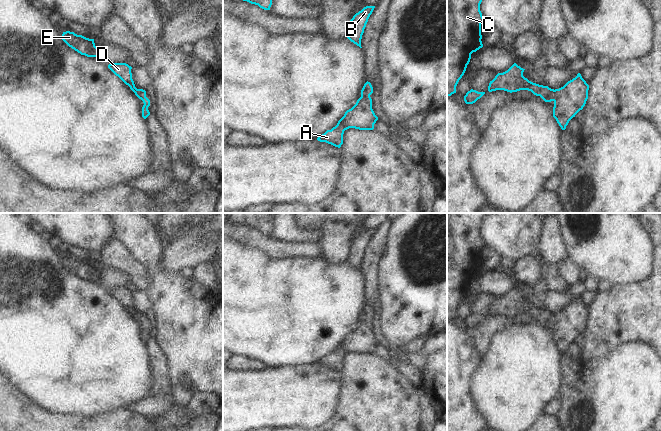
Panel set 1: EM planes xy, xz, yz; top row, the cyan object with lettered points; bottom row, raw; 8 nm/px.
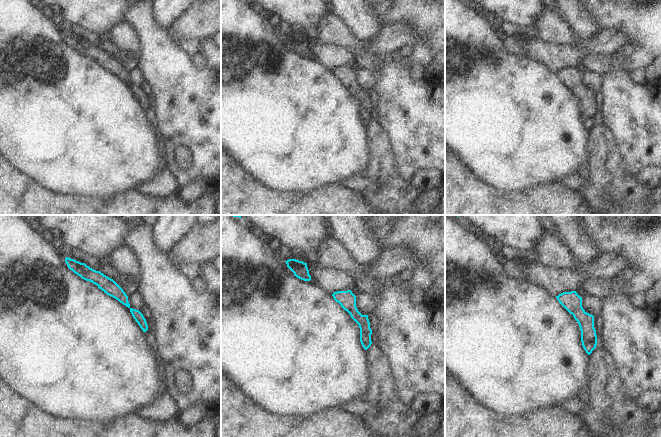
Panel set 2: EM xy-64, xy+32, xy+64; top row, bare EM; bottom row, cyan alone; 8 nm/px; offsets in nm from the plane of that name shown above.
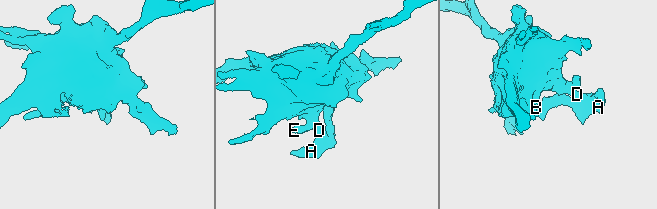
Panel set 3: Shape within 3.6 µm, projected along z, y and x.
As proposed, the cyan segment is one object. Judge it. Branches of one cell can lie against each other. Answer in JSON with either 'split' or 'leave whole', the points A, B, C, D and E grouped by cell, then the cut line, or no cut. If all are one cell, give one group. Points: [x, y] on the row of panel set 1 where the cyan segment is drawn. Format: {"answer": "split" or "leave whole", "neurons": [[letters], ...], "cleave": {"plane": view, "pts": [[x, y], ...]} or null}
{"answer": "leave whole", "neurons": [["A", "B", "C", "D", "E"]], "cleave": null}

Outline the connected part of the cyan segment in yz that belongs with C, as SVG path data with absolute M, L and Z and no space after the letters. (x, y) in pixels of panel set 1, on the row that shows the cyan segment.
M447 0L447 96L456 93L471 54L483 47L482 0Z

